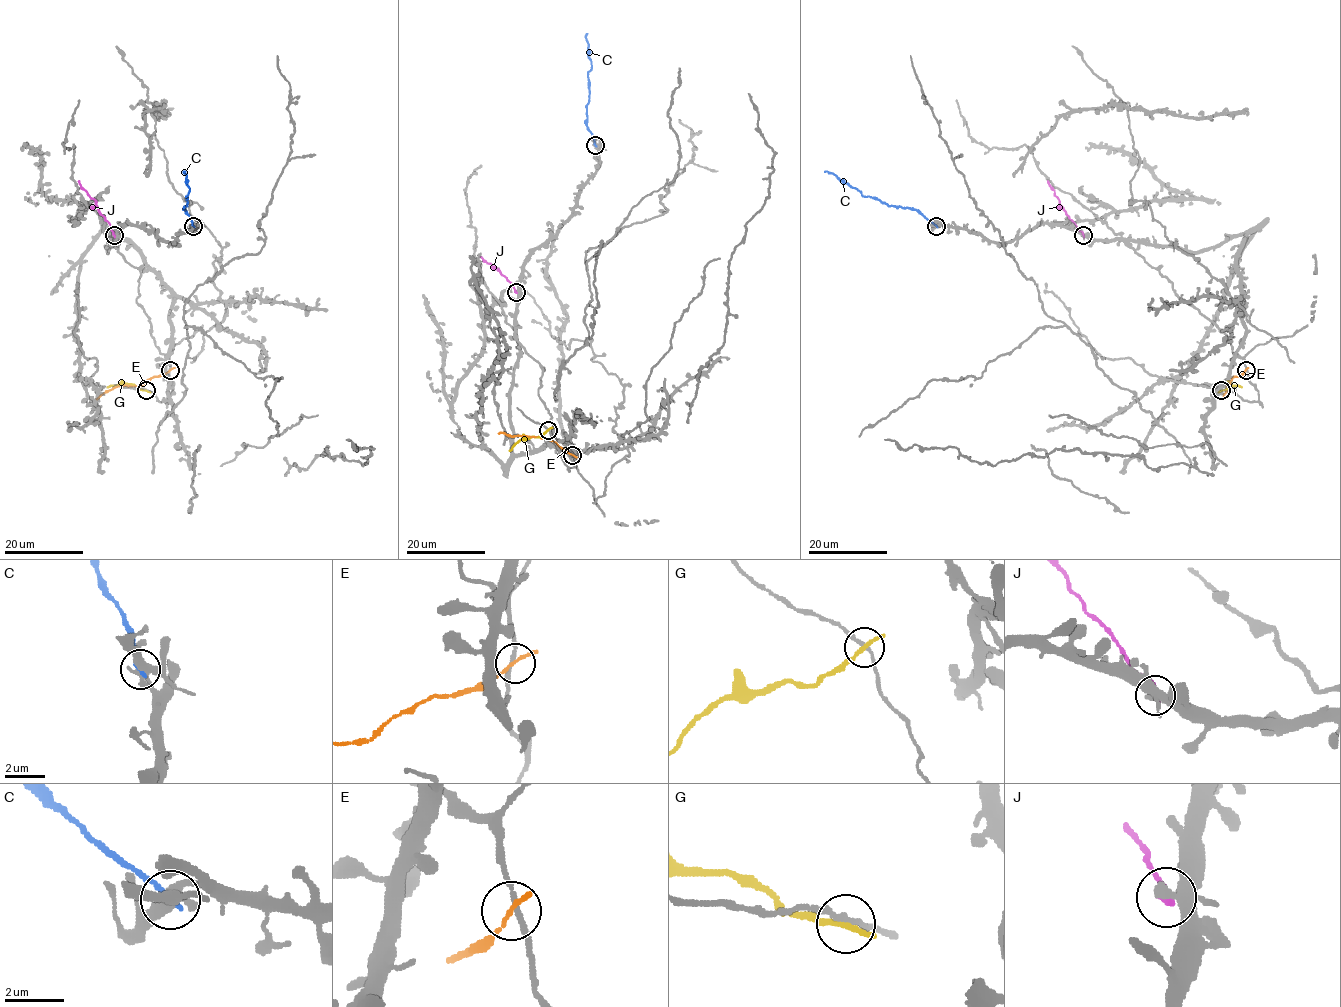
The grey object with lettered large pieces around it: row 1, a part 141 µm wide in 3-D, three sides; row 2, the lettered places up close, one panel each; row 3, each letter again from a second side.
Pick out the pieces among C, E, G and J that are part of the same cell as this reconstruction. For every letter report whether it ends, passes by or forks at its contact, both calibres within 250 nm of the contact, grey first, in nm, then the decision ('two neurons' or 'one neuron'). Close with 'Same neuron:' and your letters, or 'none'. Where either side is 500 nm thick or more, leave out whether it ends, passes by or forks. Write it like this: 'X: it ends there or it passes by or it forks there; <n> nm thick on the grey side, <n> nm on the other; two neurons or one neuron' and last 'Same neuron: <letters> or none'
C: it ends there; 400 nm thick on the grey side, 190 nm on the other; two neurons
E: it passes by; 180 nm thick on the grey side, 110 nm on the other; two neurons
G: it passes by; 180 nm thick on the grey side, 170 nm on the other; two neurons
J: it ends there; 320 nm thick on the grey side, 320 nm on the other; two neurons
Same neuron: none

